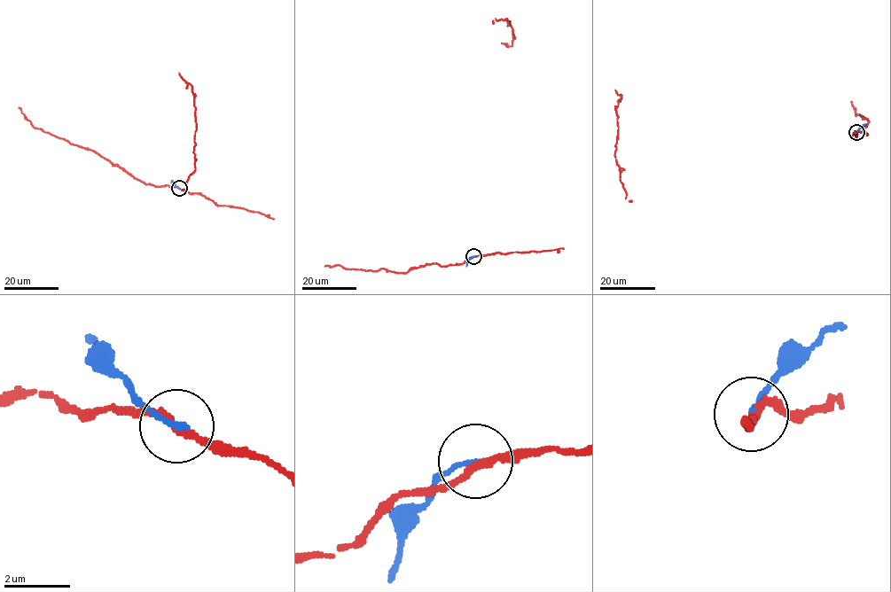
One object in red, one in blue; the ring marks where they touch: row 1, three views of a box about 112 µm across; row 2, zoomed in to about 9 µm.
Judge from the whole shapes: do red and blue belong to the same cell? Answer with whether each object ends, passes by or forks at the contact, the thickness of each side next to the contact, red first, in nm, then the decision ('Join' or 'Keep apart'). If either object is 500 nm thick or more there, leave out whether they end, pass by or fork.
At the ring red passes by. At the ring blue ends. Thickness 200 nm (red) against 170 nm. Keep apart

